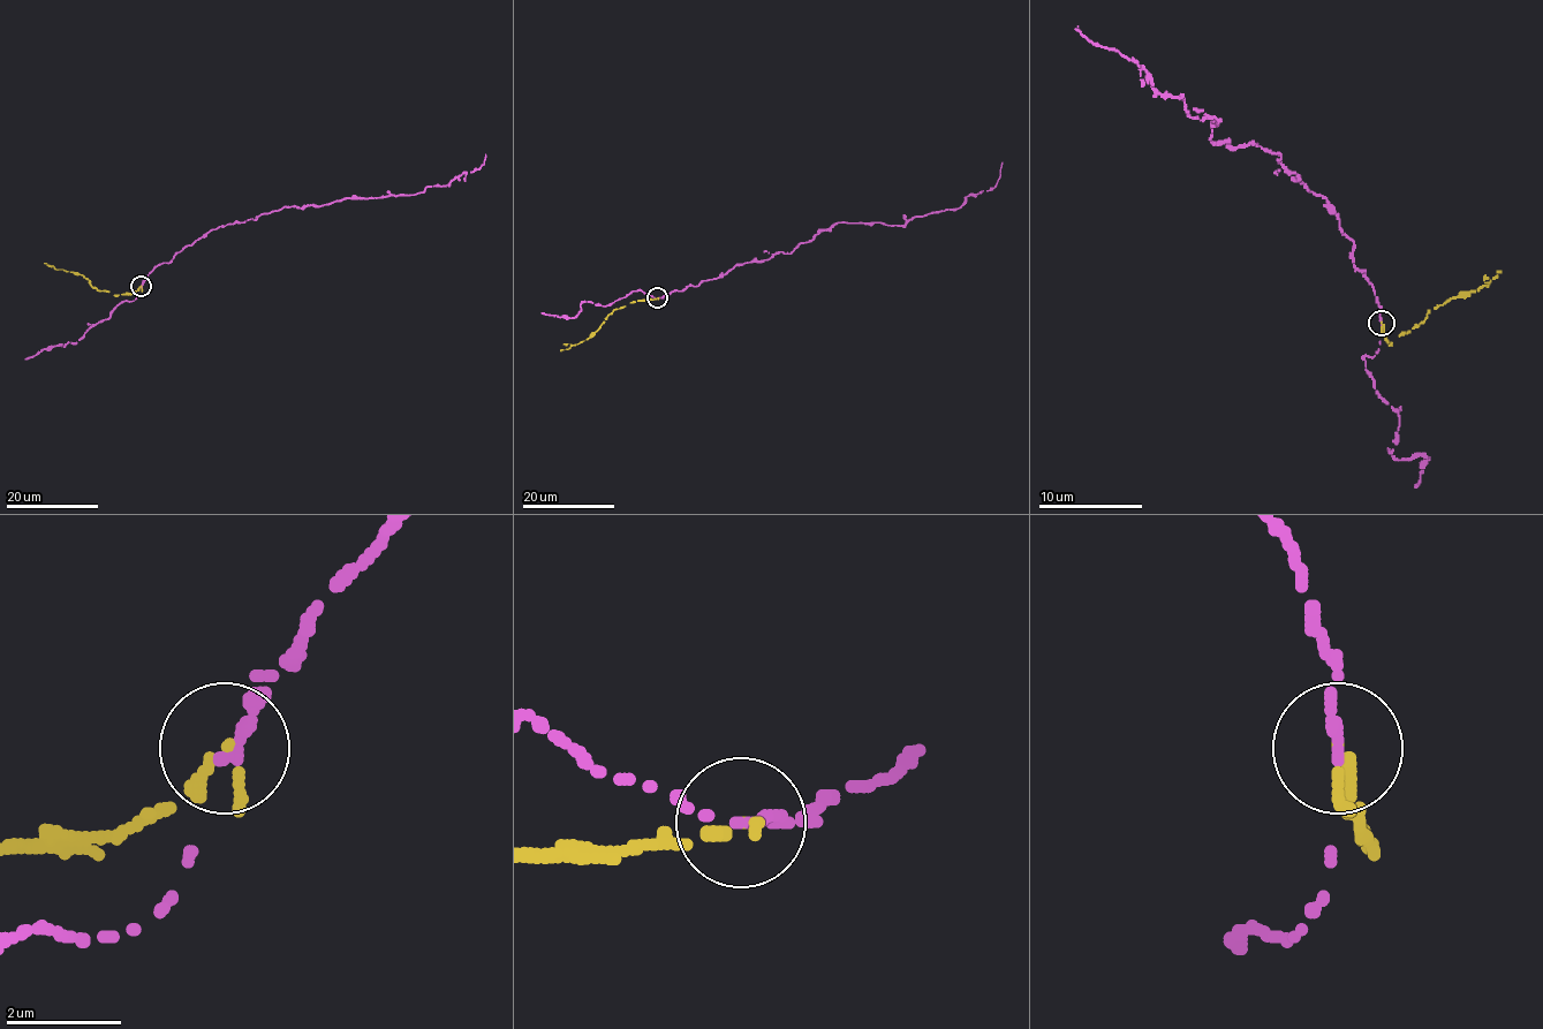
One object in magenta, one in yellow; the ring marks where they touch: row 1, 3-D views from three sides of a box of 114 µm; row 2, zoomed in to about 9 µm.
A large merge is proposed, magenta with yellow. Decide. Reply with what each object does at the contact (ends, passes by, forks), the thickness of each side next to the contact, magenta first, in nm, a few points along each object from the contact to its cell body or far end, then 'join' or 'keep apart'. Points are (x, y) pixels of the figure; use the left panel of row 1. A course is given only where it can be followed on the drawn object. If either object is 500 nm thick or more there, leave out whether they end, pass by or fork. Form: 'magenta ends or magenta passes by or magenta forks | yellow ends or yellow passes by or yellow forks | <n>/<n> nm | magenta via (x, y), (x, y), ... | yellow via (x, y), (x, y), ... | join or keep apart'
magenta ends | yellow ends | 220/200 nm | magenta via (141, 286), (158, 265), (220, 226), (256, 219), (285, 206), (422, 193), (474, 172), (485, 156) | yellow via (141, 286), (136, 290), (113, 295), (92, 287), (88, 279), (44, 263) | keep apart

